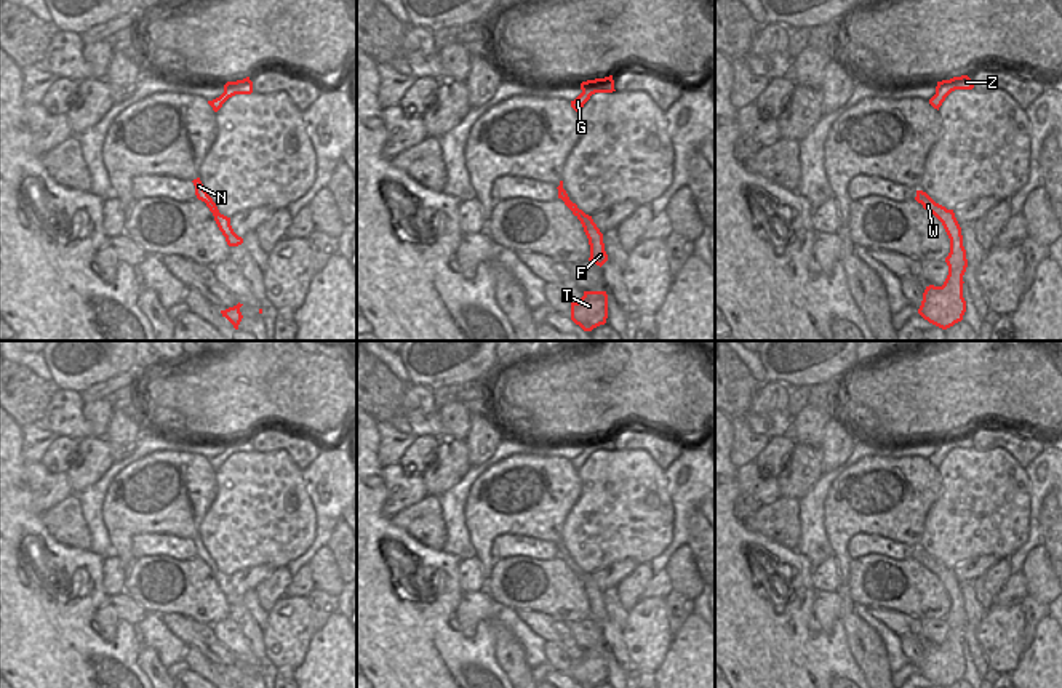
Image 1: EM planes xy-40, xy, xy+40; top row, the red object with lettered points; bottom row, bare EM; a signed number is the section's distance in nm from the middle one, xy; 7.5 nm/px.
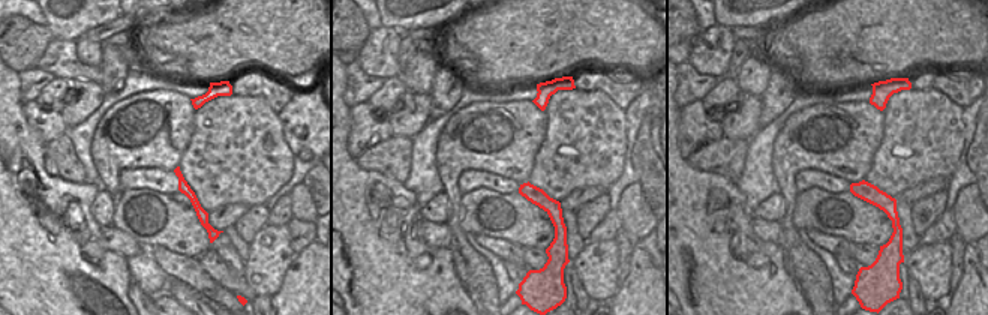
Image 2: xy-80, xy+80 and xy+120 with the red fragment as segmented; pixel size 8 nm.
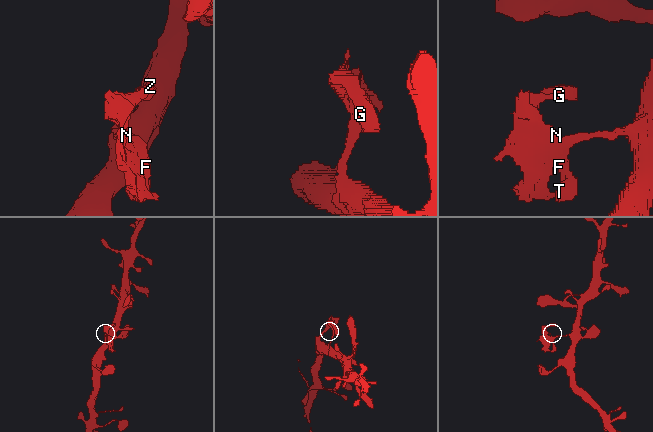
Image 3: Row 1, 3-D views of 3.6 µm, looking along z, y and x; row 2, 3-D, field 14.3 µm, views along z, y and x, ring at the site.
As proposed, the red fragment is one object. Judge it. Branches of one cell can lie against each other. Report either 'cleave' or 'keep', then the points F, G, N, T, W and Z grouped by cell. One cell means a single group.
cleave; groups F T W / G N Z

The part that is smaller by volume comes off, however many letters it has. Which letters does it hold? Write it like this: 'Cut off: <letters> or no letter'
Cut off: G, N, Z

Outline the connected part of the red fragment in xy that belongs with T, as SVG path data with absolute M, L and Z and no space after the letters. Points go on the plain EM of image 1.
M584 650L577 661L571 661L571 678L582 688L605 683L608 677L606 650Z

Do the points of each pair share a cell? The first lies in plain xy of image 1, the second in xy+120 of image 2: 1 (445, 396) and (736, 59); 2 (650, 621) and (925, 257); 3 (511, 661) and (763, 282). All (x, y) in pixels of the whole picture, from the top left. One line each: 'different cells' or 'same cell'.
1: same cell
2: same cell
3: different cells

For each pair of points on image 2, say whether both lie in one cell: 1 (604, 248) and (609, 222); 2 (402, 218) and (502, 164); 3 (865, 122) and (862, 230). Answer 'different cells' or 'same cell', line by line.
1: different cells
2: different cells
3: different cells

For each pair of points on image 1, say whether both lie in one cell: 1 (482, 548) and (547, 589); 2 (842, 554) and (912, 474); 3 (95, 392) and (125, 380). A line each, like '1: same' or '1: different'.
1: different
2: same
3: same

